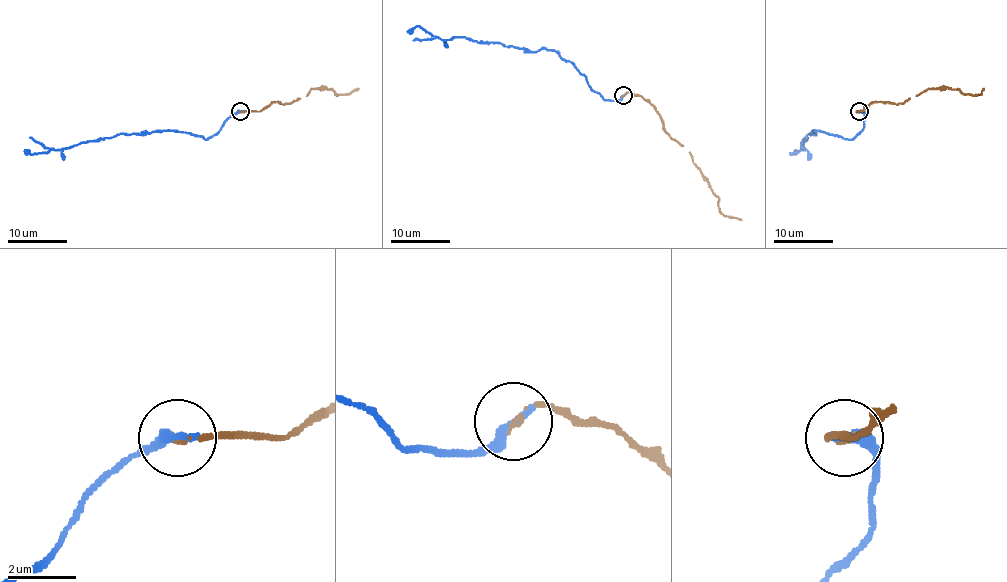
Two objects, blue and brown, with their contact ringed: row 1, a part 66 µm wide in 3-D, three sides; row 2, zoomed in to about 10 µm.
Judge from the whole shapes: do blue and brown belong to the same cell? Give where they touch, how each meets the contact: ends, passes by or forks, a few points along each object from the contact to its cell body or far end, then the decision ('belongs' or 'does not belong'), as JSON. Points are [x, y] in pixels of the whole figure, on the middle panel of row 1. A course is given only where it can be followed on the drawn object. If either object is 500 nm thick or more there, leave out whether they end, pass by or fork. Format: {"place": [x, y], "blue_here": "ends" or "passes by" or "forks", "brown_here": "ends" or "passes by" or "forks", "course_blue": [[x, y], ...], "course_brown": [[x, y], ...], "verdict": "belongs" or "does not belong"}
{"place": [623, 95], "blue_here": "ends", "brown_here": "ends", "course_blue": [[623, 94], [604, 99], [551, 50], [441, 39], [418, 26], [406, 32]], "course_brown": [[623, 94], [630, 91], [642, 96], [654, 108], [663, 130], [689, 151], [719, 198], [720, 211], [741, 220]], "verdict": "belongs"}

